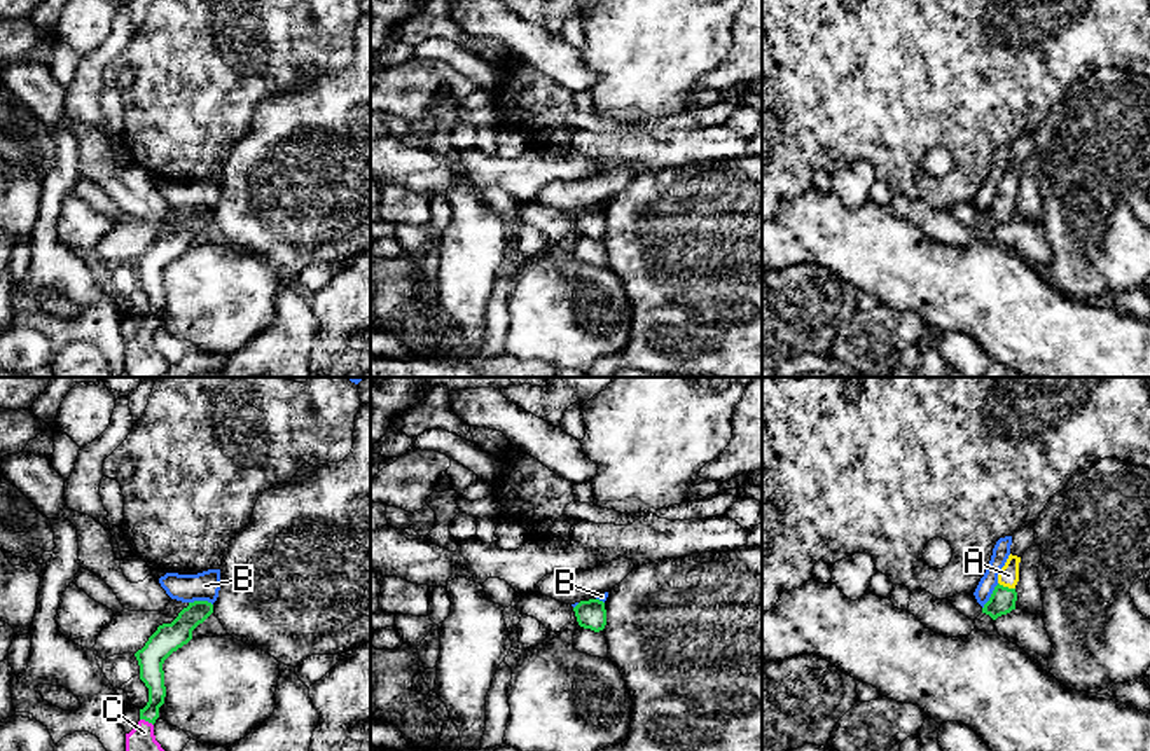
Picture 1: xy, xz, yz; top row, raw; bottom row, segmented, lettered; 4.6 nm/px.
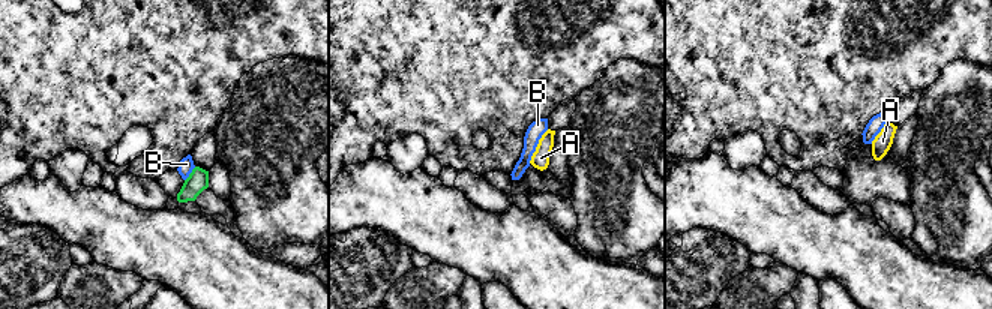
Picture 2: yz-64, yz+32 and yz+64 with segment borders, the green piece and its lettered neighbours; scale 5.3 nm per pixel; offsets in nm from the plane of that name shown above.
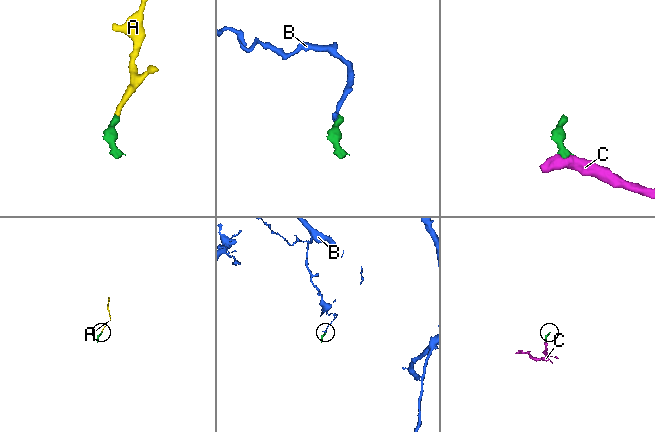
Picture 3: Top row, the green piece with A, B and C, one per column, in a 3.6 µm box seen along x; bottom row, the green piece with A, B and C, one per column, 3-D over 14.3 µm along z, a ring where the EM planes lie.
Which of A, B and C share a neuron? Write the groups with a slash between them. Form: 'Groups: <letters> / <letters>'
Groups: A C / B

